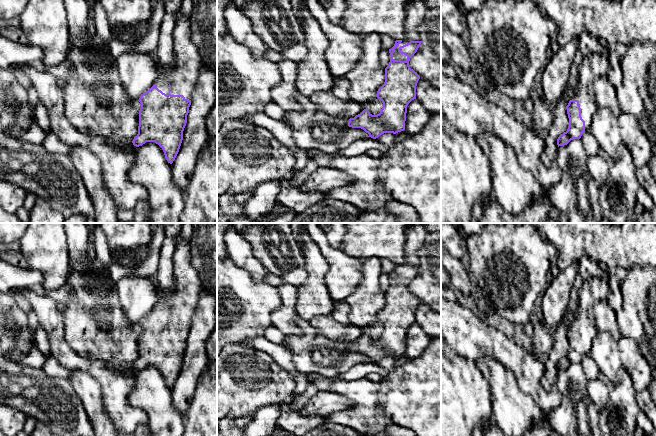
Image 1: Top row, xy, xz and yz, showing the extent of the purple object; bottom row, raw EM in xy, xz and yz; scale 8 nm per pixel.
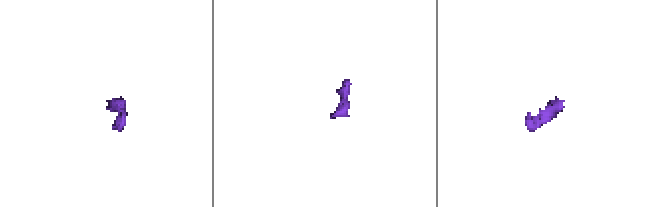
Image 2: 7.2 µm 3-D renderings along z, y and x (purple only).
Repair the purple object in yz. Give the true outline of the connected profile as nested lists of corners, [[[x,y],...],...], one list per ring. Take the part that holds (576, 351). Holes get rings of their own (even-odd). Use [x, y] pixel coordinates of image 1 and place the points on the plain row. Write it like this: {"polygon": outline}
{"polygon": [[[592,277],[583,282],[583,285],[578,291],[578,305],[574,314],[574,320],[566,330],[569,342],[569,350],[566,356],[560,359],[557,363],[557,369],[567,369],[573,363],[580,363],[583,356],[588,354],[593,344],[593,340],[597,334],[595,327],[595,317],[593,314],[593,306],[600,300],[606,299],[609,293],[608,282],[598,277]]]}

